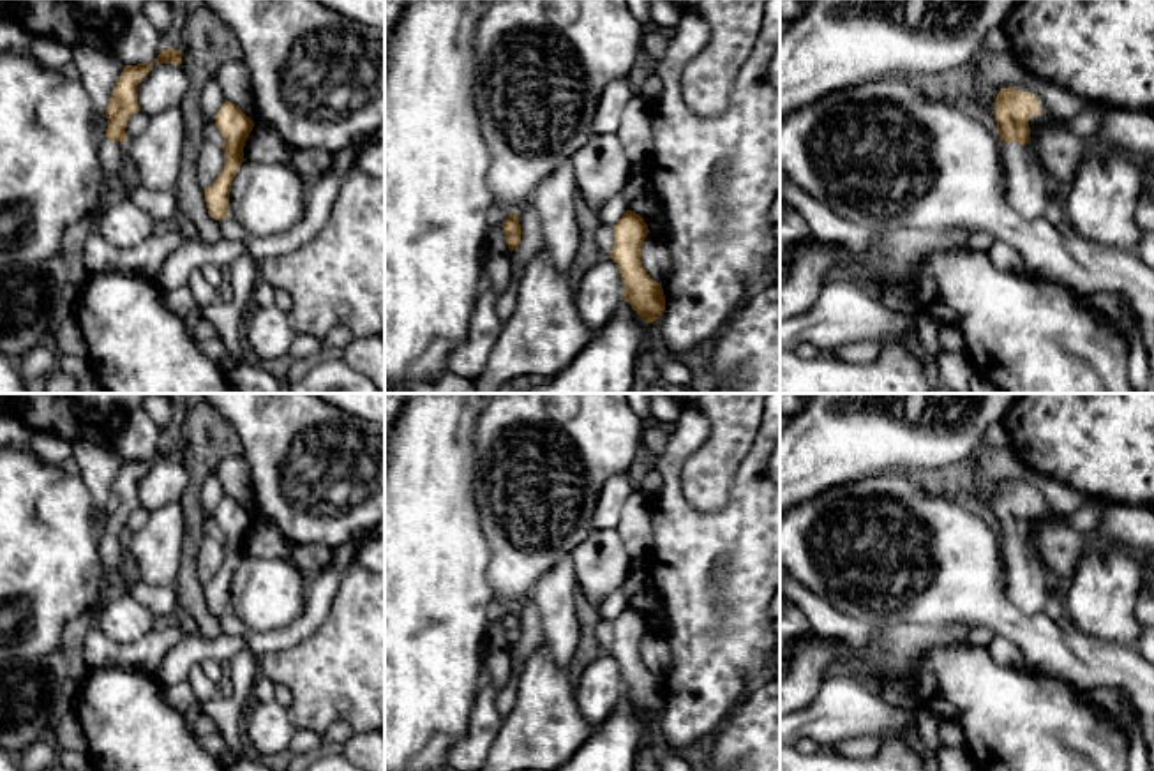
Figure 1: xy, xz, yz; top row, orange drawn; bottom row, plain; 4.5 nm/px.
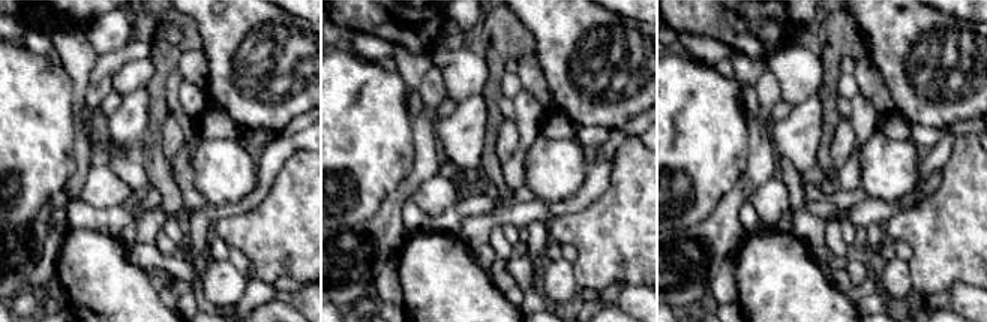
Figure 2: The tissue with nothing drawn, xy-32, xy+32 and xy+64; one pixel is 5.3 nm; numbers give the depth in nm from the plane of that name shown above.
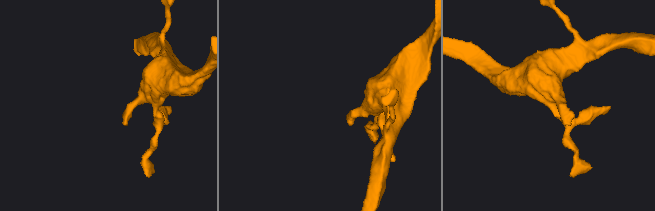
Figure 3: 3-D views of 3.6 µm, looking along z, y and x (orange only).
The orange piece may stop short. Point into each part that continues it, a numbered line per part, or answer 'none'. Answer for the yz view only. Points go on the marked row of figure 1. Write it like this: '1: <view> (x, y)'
1: yz (1027, 189)

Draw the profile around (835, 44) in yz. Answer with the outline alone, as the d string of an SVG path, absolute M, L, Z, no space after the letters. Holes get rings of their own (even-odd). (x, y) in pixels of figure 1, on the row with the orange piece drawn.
M808 0L806 12L780 37L780 120L824 95L879 79L902 76L916 81L960 78L983 37L1002 26L1022 0Z

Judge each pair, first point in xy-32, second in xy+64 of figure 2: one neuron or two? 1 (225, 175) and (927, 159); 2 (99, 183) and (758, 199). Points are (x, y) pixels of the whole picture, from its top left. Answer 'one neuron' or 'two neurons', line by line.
1: two neurons
2: one neuron

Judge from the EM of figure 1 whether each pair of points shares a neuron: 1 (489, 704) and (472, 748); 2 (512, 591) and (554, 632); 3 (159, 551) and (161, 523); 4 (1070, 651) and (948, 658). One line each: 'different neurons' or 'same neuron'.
1: same neuron
2: different neurons
3: same neuron
4: different neurons

